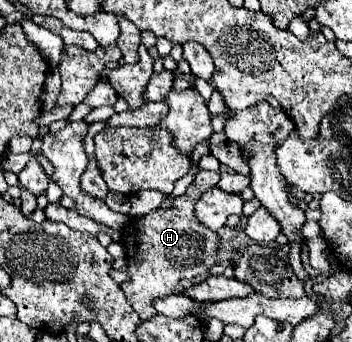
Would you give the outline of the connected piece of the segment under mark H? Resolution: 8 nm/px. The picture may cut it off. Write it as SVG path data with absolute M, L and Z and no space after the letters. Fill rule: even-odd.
M200 170L190 188L174 200L170 210L154 210L142 220L130 220L130 224L122 232L122 244L126 248L128 262L126 272L130 280L120 284L120 288L140 320L150 320L156 316L152 306L154 298L176 294L182 290L182 286L208 278L208 270L216 262L218 234L196 220L194 204L198 202L202 192L216 186L218 180L218 172Z

